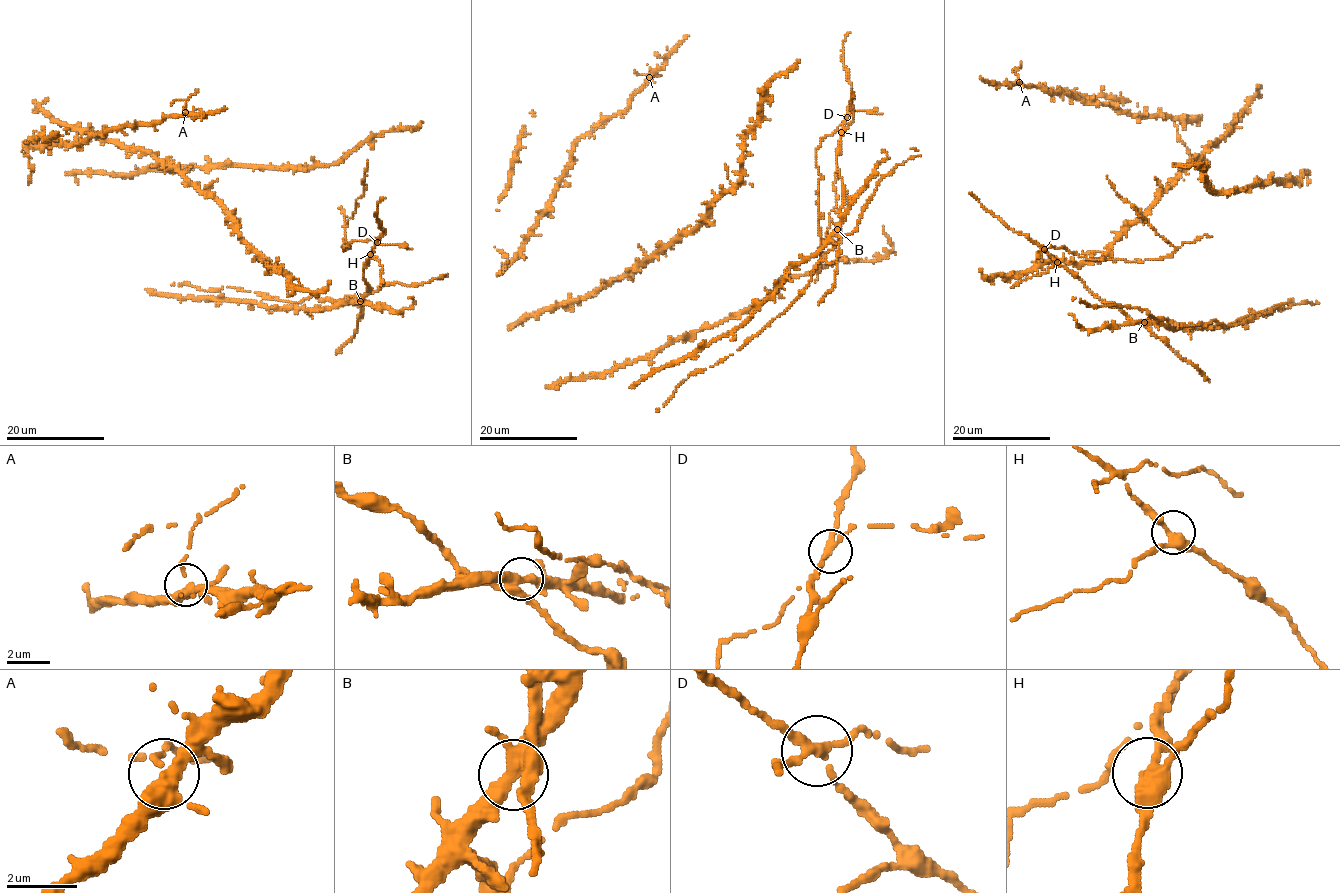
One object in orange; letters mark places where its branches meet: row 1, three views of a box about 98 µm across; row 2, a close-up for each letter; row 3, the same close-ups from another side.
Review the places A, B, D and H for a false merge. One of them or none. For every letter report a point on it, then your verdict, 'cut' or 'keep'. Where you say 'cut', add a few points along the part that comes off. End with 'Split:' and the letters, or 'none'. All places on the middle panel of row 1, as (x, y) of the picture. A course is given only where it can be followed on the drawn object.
A: place (649, 77); keep
B: place (837, 229); keep
D: place (847, 117); cut; course (847, 117), (815, 151), (820, 248), (838, 199), (836, 167)
H: place (841, 132); keep
Split: D

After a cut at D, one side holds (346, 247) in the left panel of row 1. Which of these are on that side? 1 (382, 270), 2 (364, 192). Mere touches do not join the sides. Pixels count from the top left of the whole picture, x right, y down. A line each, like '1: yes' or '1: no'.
1: no
2: yes

